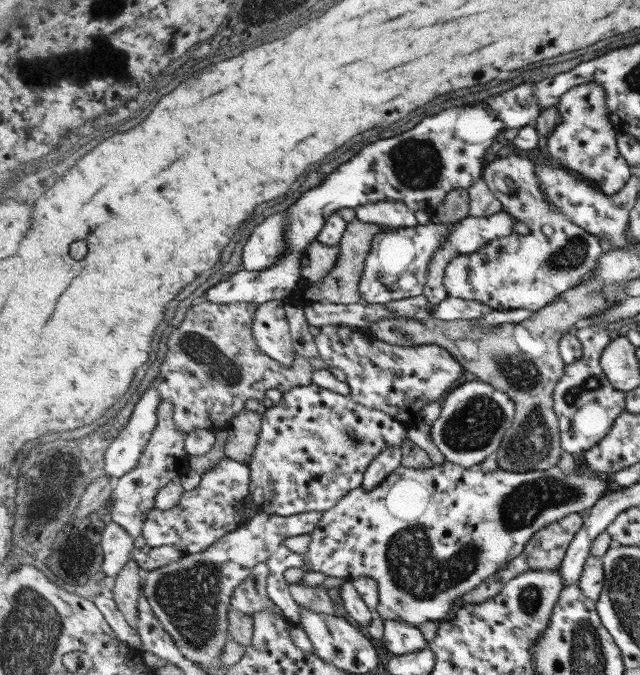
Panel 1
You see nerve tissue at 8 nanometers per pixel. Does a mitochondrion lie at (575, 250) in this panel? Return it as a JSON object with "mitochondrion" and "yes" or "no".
{"mitochondrion":"yes"}

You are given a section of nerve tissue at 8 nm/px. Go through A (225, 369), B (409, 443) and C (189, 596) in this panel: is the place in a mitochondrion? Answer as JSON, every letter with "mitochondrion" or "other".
{"A":"mitochondrion","B":"other","C":"mitochondrion"}

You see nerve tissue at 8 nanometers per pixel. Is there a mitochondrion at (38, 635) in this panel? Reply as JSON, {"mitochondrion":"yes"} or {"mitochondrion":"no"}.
{"mitochondrion":"yes"}

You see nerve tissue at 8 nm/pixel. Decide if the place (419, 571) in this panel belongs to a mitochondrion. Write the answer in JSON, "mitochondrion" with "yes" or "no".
{"mitochondrion":"yes"}

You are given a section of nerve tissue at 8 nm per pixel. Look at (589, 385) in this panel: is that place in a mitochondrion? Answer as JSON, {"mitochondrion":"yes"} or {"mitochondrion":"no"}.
{"mitochondrion":"yes"}

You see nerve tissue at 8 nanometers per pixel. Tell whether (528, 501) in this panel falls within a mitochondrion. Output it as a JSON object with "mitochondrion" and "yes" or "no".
{"mitochondrion":"yes"}

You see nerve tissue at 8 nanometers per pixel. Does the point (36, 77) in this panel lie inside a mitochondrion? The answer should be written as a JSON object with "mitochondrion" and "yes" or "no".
{"mitochondrion":"no"}

